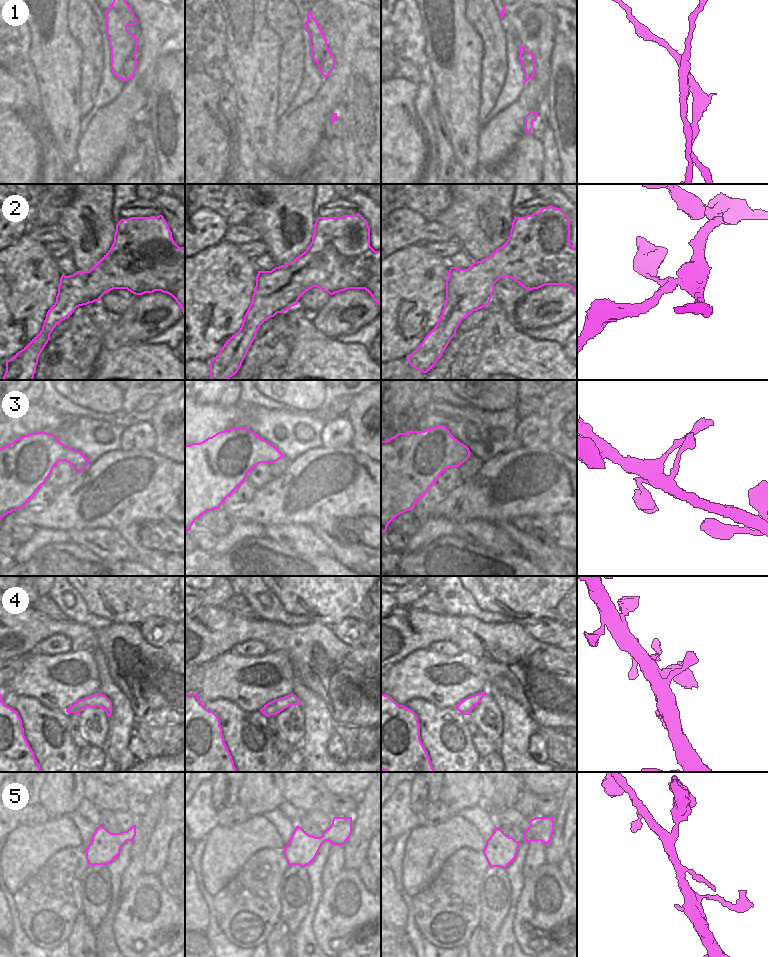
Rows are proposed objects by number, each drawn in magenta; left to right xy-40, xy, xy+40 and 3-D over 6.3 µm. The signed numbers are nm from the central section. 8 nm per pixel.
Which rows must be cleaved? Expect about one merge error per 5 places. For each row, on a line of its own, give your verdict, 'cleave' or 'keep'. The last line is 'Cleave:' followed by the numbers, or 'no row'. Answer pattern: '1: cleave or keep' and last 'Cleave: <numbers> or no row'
1: cleave
2: keep
3: keep
4: keep
5: keep
Cleave: 1

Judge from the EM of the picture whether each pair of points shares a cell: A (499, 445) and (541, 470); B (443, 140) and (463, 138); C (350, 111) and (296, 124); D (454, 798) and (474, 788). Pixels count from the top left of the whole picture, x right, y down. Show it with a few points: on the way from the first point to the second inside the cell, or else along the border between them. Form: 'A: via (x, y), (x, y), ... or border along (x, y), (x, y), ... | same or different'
A: border along (520, 446), (502, 452), (487, 461) | different
B: border along (440, 117), (446, 128), (454, 158) | different
C: border along (345, 90), (343, 103), (336, 112) | different
D: via (459, 793), (464, 788), (469, 788) | same

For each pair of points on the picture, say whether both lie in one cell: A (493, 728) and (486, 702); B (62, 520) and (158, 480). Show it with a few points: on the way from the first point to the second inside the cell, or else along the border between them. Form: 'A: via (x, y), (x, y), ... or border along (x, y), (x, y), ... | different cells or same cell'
A: via (489, 722), (487, 708) | same cell
B: via (81, 495), (111, 493), (118, 488), (133, 487) | same cell

